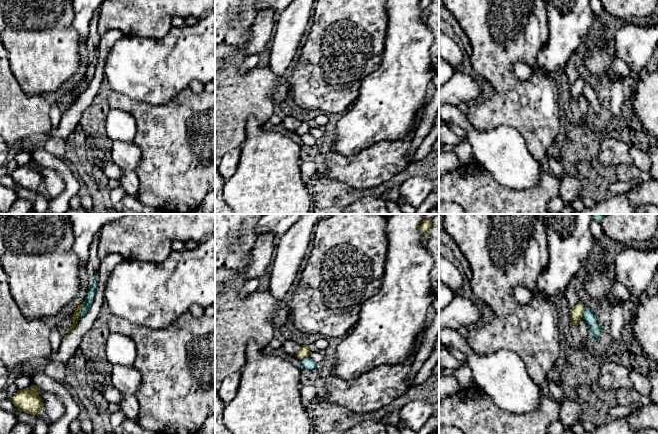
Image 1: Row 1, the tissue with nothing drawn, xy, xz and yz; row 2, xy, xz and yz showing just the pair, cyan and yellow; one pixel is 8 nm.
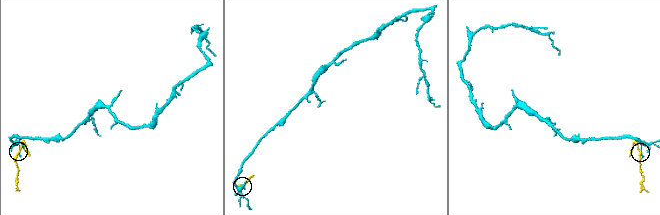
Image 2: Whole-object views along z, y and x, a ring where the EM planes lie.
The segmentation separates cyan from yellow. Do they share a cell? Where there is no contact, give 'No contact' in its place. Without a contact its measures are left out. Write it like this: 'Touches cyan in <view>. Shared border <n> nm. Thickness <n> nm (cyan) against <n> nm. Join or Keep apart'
Touches cyan in xy. Shared border 170 nm. Thickness 70 nm (cyan) against 60 nm. Keep apart

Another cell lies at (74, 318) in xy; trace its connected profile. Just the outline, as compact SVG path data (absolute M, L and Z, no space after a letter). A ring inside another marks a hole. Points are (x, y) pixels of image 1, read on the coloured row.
M85 301L82 303L82 304L80 304L79 306L78 306L78 308L75 310L75 312L74 312L74 314L72 315L72 317L71 317L71 320L73 321L73 324L64 332L64 334L67 334L67 333L69 333L70 331L72 331L75 327L76 327L76 325L77 325L77 323L78 323L78 317L79 317L79 315L80 315L80 311L81 311L81 309L82 309L82 307L85 305Z

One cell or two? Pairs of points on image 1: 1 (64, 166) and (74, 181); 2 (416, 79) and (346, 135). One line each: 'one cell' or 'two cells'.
1: one cell
2: one cell

